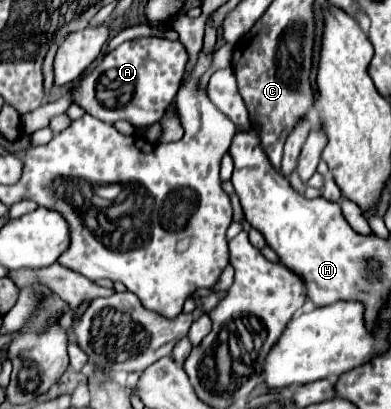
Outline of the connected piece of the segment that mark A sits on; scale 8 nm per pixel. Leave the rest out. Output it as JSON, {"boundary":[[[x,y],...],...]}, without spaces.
{"boundary":[[[138,37],[124,41],[120,47],[104,55],[74,93],[74,99],[86,113],[100,121],[116,123],[120,119],[134,127],[154,125],[162,119],[166,107],[174,101],[188,53],[180,41],[168,41],[158,37]]]}

